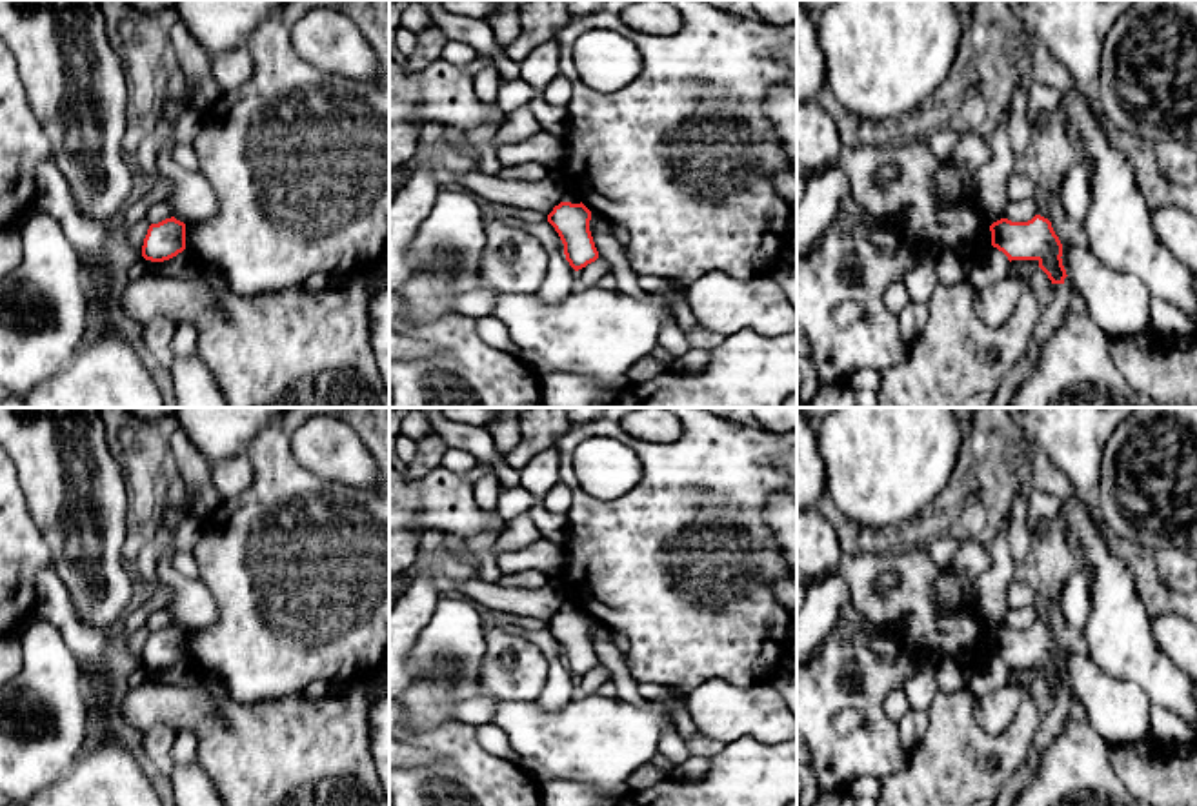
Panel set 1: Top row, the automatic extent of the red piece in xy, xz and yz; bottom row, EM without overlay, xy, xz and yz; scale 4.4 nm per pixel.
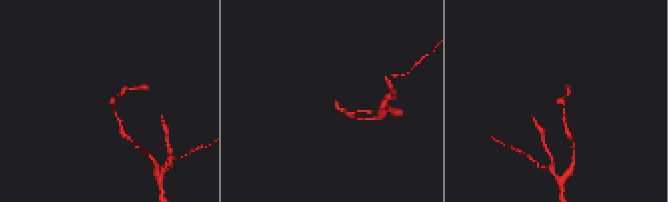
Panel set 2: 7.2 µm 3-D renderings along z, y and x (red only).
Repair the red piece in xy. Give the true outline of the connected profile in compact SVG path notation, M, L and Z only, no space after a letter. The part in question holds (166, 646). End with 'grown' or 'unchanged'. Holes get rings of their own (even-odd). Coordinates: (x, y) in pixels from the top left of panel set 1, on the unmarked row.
M175 624L151 631L142 653L142 664L164 670L186 657L186 631Z; unchanged

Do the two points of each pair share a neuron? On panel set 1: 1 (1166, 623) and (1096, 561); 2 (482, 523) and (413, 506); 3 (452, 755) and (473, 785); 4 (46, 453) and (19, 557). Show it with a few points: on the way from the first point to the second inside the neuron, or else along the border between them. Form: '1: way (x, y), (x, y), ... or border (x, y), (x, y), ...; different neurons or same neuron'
1: border (1150, 615), (1154, 639), (1168, 655); different neurons
2: way (466, 519), (448, 506), (430, 506); same neuron
3: way (459, 763), (466, 777); same neuron
4: border (19, 483), (26, 510), (50, 554); different neurons

